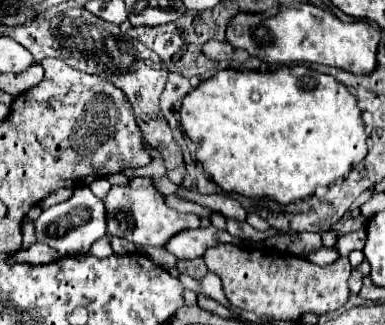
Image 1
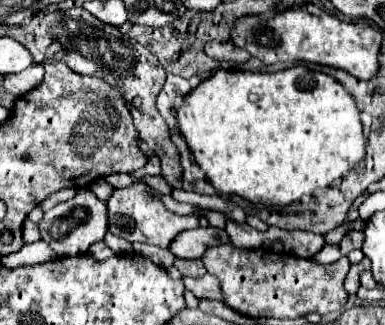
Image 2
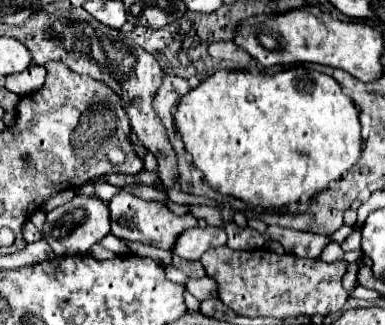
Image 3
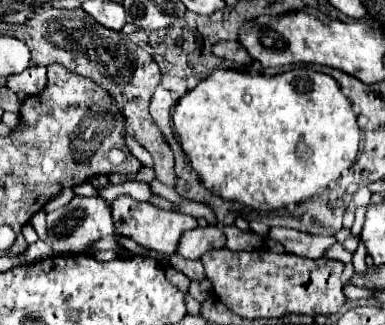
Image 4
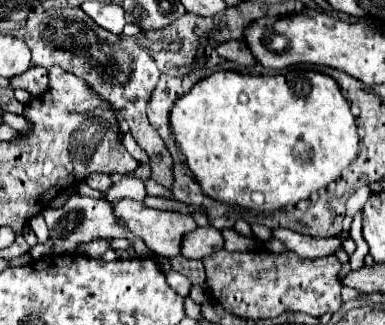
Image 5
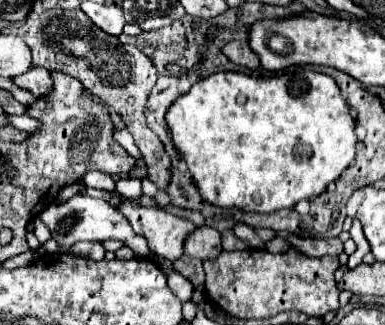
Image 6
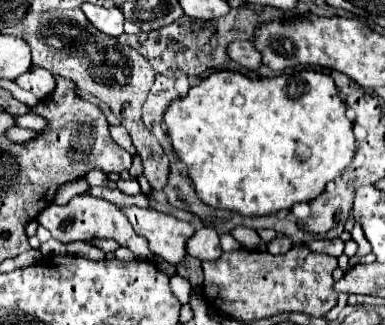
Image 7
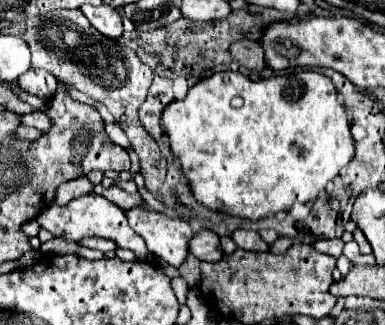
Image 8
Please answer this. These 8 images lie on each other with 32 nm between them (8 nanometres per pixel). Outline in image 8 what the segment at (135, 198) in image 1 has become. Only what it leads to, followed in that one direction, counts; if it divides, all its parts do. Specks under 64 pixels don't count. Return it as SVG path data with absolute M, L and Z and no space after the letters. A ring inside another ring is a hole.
M130 208L126 210L130 226L140 234L148 246L148 250L162 258L164 262L180 268L180 264L188 256L188 242L194 236L192 226L180 218L170 218L162 212L146 210L146 208Z

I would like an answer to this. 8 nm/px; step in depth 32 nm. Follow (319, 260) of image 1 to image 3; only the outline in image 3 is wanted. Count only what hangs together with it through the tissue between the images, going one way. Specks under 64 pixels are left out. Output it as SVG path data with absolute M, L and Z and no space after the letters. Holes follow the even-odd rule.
M332 242L324 252L322 252L322 256L320 256L320 260L346 260L346 262L356 262L356 256L358 256L358 252L344 252L342 248L340 248L340 244L336 244L336 242Z

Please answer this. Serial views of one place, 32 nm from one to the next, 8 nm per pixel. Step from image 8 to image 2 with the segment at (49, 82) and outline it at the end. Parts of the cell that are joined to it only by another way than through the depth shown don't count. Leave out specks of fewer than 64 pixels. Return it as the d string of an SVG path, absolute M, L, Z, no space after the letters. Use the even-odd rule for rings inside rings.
M32 64L24 72L4 76L4 88L16 96L22 96L24 92L30 92L38 88L44 80L44 66L42 64Z

